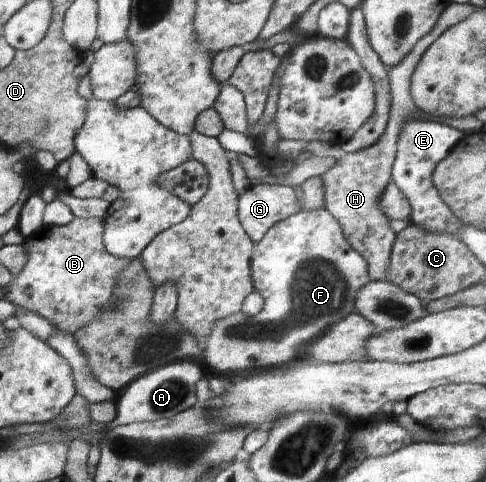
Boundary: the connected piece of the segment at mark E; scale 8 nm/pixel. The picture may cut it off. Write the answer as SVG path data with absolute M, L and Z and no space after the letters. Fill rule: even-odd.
M420 118L408 120L398 136L396 154L391 170L391 180L399 186L411 203L411 222L424 228L432 234L458 235L458 228L463 222L446 206L434 183L432 174L440 160L444 160L452 147L456 146L466 134L446 124L440 124L434 119Z

